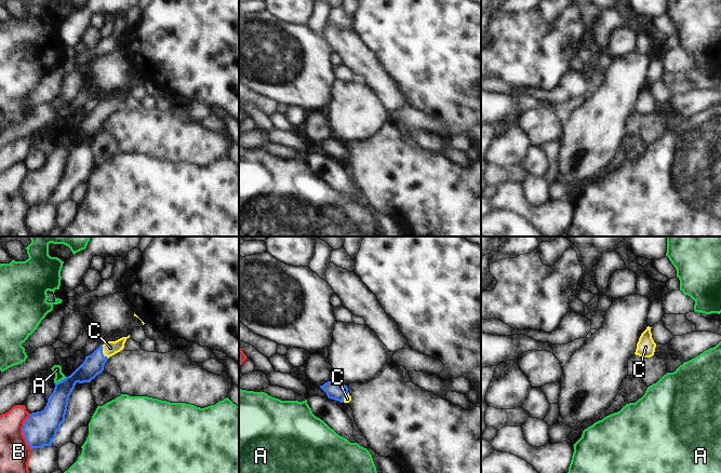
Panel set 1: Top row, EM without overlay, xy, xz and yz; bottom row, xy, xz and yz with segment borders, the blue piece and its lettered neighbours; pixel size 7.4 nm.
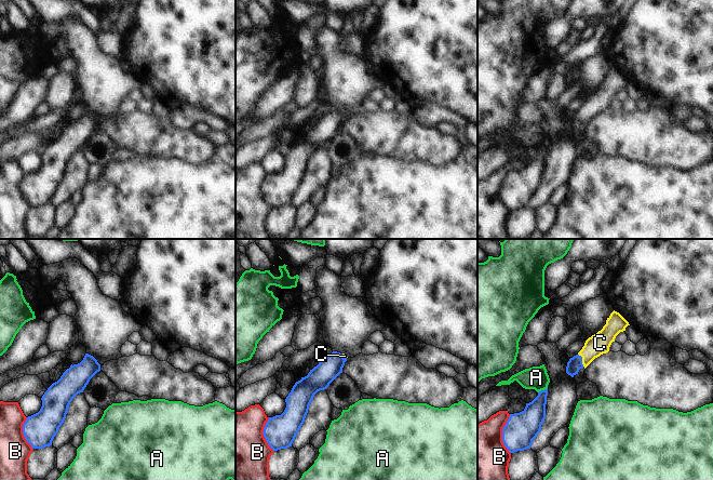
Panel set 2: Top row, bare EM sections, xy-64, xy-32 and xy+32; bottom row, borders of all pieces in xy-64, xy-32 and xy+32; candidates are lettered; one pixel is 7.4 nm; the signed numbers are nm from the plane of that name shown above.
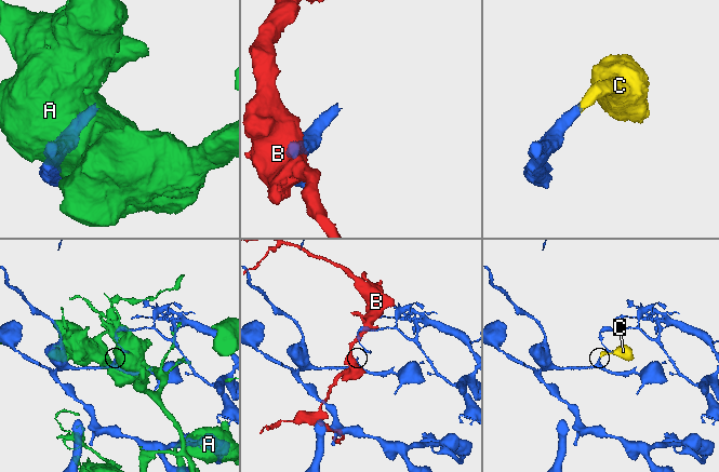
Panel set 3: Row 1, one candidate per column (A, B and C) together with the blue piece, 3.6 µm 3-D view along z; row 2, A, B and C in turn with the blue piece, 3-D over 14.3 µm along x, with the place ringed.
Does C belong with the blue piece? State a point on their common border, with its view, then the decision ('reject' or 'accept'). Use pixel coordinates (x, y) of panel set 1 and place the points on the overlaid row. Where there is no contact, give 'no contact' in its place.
contact xy (102, 352); accept

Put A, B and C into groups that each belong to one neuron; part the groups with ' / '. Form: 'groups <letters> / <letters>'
groups A / B / C

